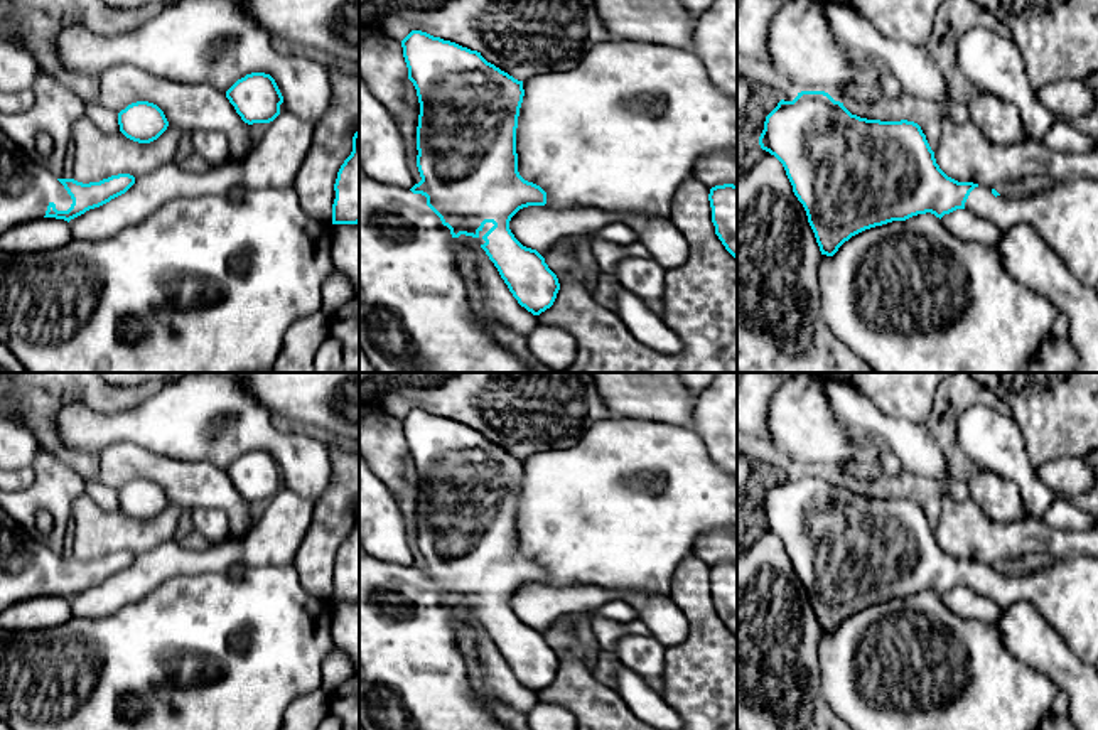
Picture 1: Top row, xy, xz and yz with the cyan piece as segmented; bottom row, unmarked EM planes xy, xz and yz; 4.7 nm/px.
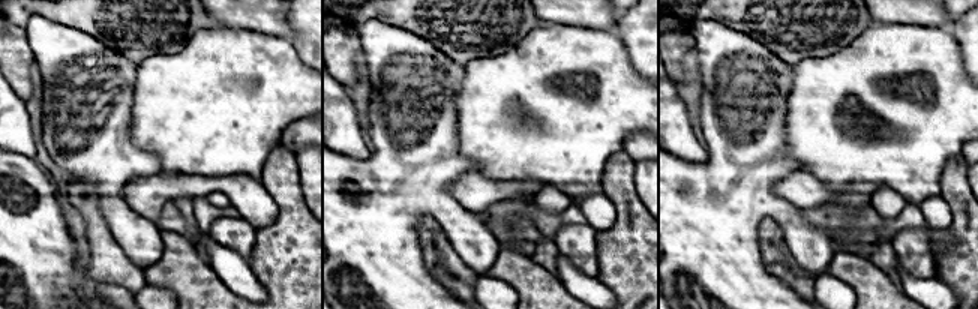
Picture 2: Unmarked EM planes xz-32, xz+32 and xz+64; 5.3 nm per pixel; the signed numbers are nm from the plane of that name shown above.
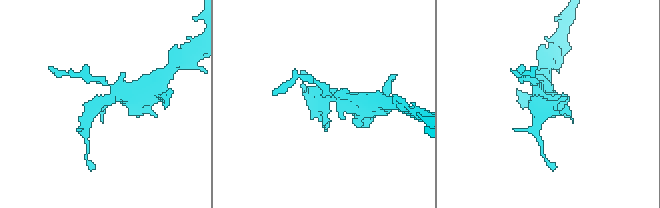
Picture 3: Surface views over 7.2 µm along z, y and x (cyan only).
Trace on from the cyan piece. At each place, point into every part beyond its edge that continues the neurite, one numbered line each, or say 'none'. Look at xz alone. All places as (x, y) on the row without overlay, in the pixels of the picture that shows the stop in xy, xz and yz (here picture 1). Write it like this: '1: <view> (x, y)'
1: xz (412, 675)

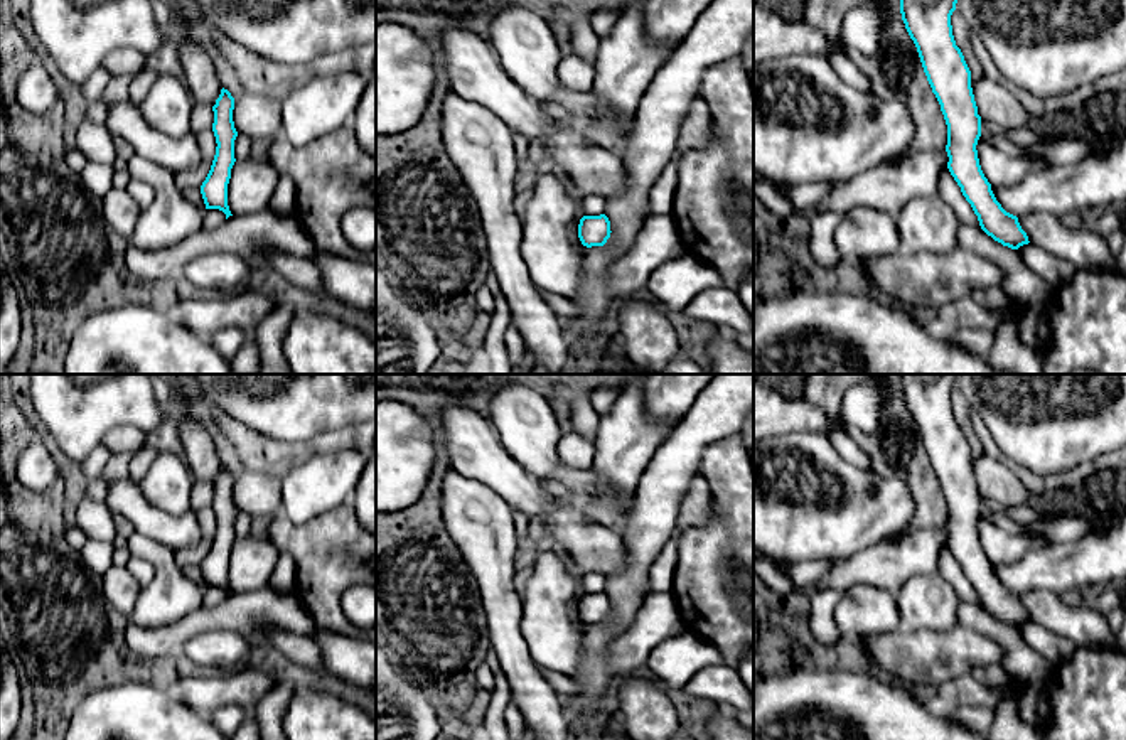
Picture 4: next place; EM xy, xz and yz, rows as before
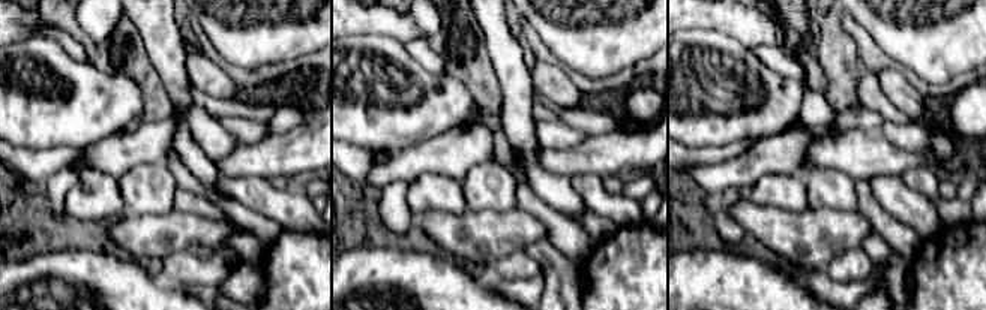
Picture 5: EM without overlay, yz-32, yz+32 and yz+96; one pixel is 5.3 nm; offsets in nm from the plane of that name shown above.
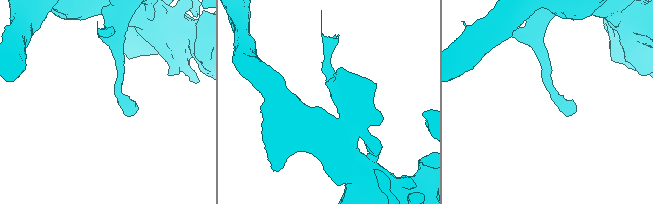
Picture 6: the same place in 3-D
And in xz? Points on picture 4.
none

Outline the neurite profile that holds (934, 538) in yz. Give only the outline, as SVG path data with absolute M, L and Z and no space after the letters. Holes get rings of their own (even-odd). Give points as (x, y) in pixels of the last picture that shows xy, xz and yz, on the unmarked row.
M946 526L912 528L909 533L838 560L819 582L794 600L806 603L824 588L844 593L855 583L880 587L895 595L910 578L939 573L939 555L947 546L947 539Z

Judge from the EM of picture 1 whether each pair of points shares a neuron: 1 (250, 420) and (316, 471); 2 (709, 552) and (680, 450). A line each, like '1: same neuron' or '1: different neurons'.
1: same neuron
2: different neurons

